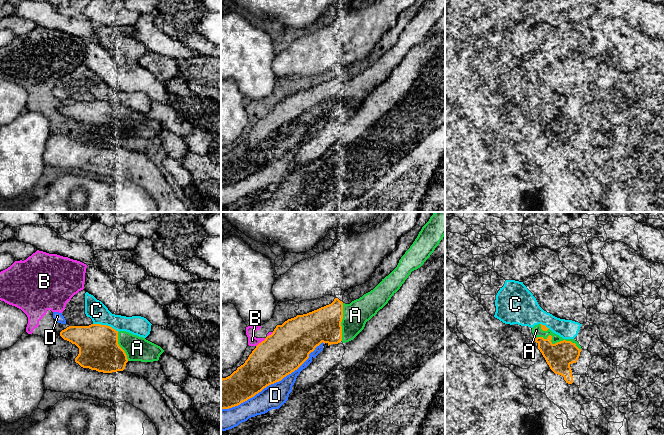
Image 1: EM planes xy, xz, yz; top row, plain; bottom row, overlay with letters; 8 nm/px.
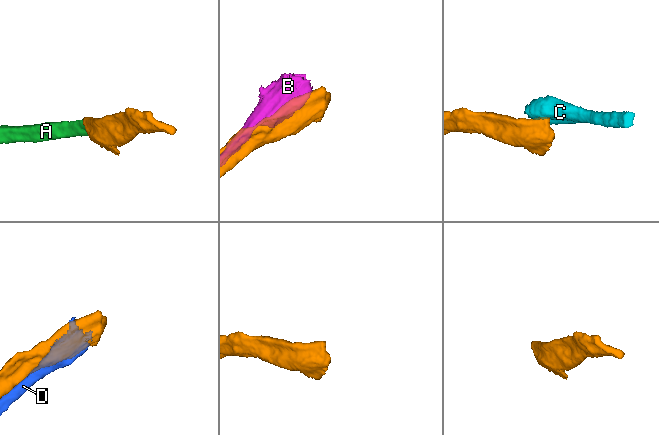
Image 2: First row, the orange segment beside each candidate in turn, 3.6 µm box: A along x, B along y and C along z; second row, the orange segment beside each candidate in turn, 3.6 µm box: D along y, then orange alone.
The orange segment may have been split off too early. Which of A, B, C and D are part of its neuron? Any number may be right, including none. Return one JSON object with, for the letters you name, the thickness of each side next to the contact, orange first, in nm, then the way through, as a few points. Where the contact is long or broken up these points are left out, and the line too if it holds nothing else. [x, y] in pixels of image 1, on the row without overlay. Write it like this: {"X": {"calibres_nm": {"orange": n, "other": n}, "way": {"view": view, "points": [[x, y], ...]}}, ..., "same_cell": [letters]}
{"A": {"calibres_nm": {"orange": 220, "other": 80}}, "same_cell": ["A"]}

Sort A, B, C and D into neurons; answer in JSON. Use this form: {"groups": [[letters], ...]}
{"groups": [["A"], ["B"], ["C", "D"]]}

